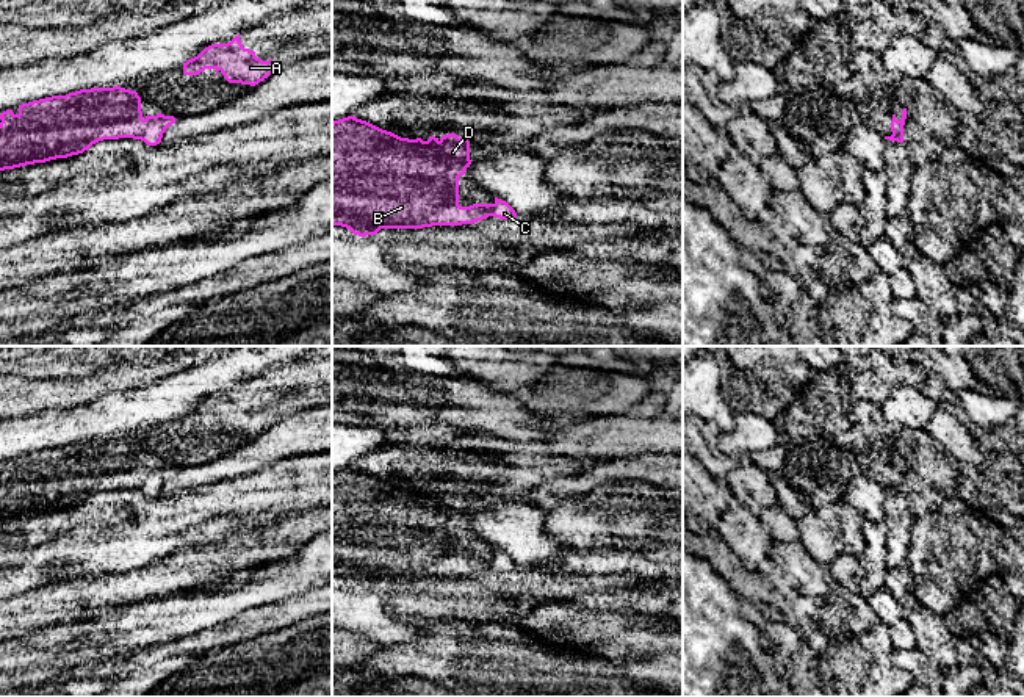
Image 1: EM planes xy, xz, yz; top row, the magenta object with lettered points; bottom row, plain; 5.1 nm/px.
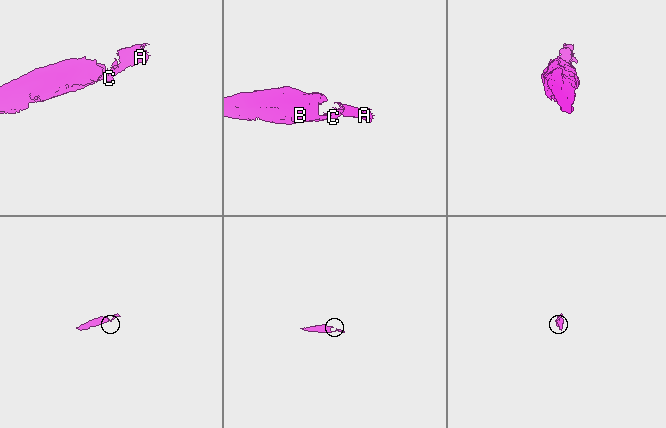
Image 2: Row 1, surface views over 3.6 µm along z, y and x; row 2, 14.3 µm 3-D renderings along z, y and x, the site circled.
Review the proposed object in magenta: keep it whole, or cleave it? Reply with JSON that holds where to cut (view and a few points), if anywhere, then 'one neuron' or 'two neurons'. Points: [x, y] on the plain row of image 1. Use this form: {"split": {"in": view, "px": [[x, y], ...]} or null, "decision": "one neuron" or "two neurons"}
{"split": null, "decision": "one neuron"}

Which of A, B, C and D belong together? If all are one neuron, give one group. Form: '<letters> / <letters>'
A B C D

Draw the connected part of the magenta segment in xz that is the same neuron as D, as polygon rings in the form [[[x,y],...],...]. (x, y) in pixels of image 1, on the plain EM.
[[[354,467],[334,471],[332,576],[366,587],[376,586],[380,580],[462,576],[489,567],[515,570],[515,561],[498,548],[493,554],[459,556],[459,528],[470,515],[470,492],[456,484],[423,492],[401,489]]]

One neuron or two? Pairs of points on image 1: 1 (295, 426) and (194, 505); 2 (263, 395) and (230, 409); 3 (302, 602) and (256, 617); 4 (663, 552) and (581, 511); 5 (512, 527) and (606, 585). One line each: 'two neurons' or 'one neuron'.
1: two neurons
2: one neuron
3: one neuron
4: one neuron
5: two neurons

